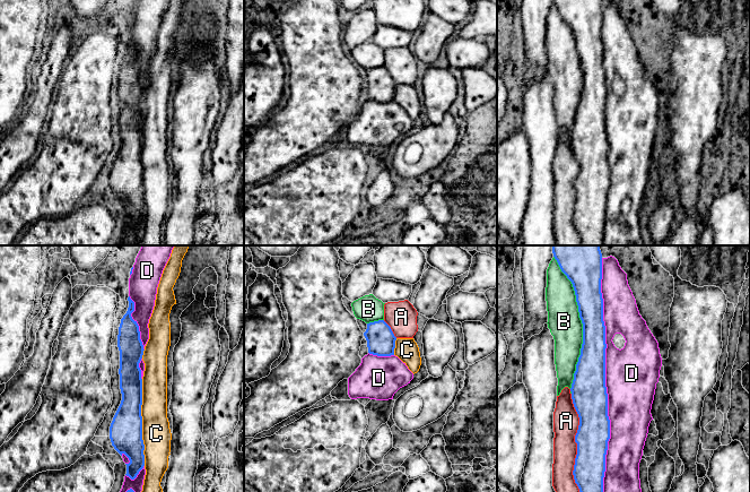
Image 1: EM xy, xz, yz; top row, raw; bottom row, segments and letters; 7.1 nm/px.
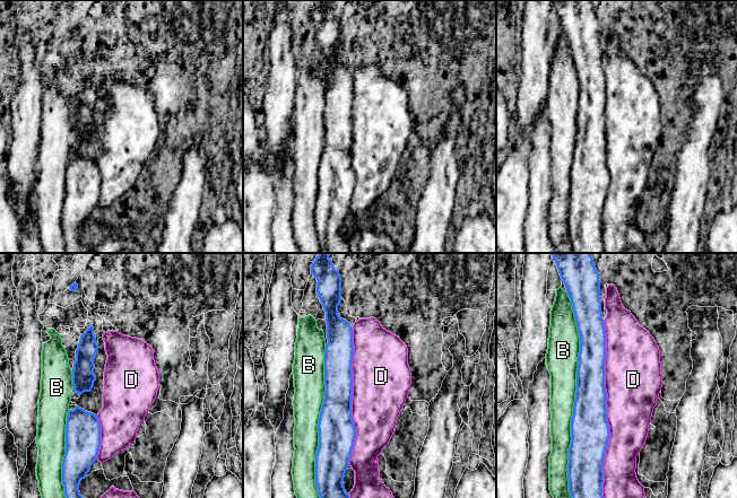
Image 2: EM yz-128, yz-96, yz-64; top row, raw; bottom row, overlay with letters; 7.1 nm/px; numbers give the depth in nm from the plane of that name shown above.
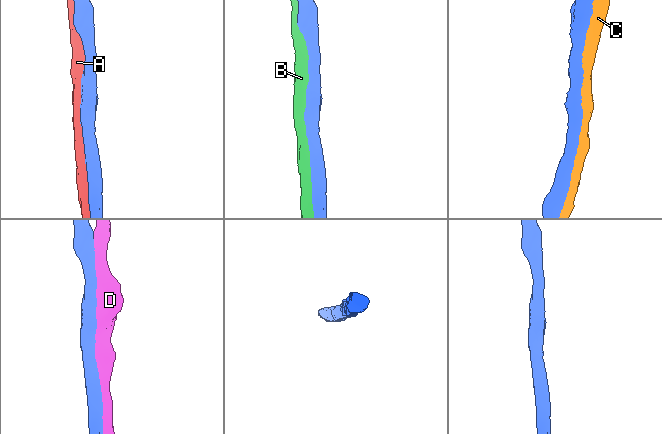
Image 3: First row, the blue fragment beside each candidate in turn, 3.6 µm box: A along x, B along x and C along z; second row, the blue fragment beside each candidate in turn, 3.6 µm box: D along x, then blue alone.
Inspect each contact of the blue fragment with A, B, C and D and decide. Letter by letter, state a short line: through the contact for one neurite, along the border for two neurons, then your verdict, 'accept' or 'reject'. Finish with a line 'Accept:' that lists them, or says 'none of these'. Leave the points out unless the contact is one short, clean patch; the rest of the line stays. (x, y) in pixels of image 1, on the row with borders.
A: reject
B: reject
C: reject
D: reject
Accept: none of these

